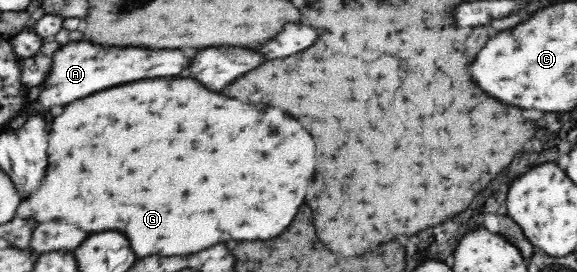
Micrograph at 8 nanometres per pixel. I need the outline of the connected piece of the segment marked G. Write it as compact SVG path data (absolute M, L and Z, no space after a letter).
M154 78L154 80L138 80L132 84L116 86L78 102L66 106L66 110L54 118L50 126L50 168L44 185L28 200L22 200L16 216L35 218L39 222L50 222L54 218L66 218L78 222L86 232L104 232L104 230L122 230L136 256L182 256L206 250L214 244L228 240L270 240L280 236L296 218L300 206L306 202L306 194L310 184L314 182L316 172L316 148L312 136L306 128L286 114L280 108L266 108L260 104L246 104L236 98L230 98L220 92L208 90L198 80L182 80L182 78Z

